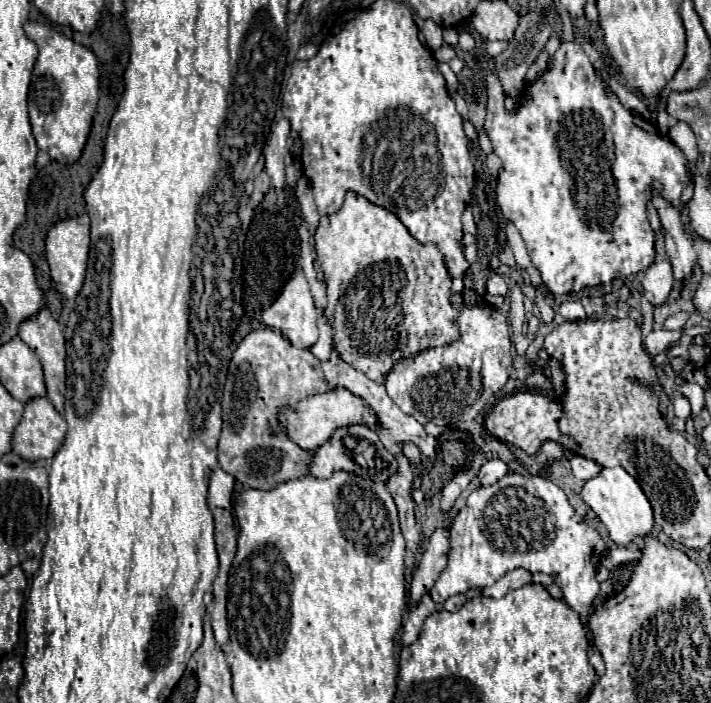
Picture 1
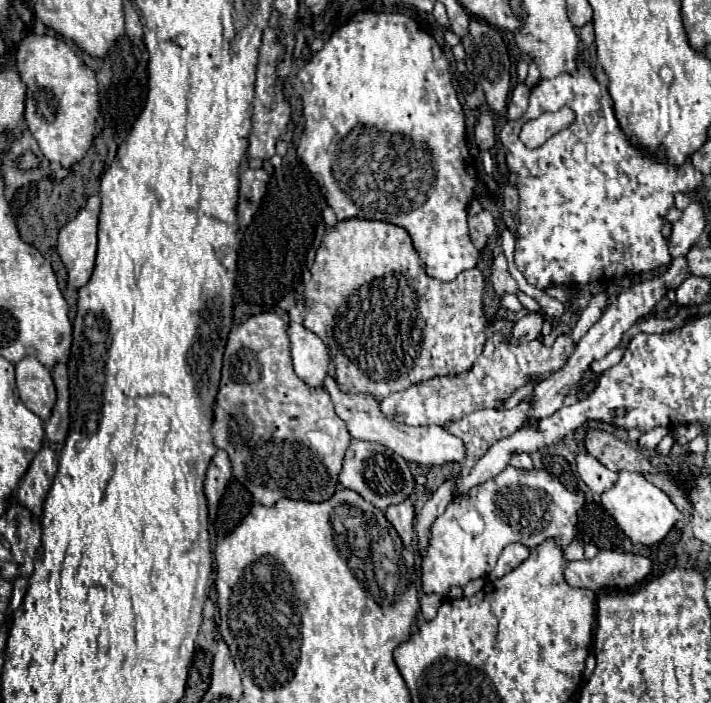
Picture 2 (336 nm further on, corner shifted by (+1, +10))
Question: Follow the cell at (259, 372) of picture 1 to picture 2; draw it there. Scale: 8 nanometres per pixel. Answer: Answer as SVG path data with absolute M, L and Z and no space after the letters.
M263 312L231 328L225 344L223 372L215 406L211 426L215 446L229 454L233 476L259 504L273 506L281 498L325 502L335 494L335 488L339 486L337 476L343 468L343 456L351 444L351 436L343 420L335 414L327 390L311 390L295 376L289 354L287 322L281 316L275 312Z

